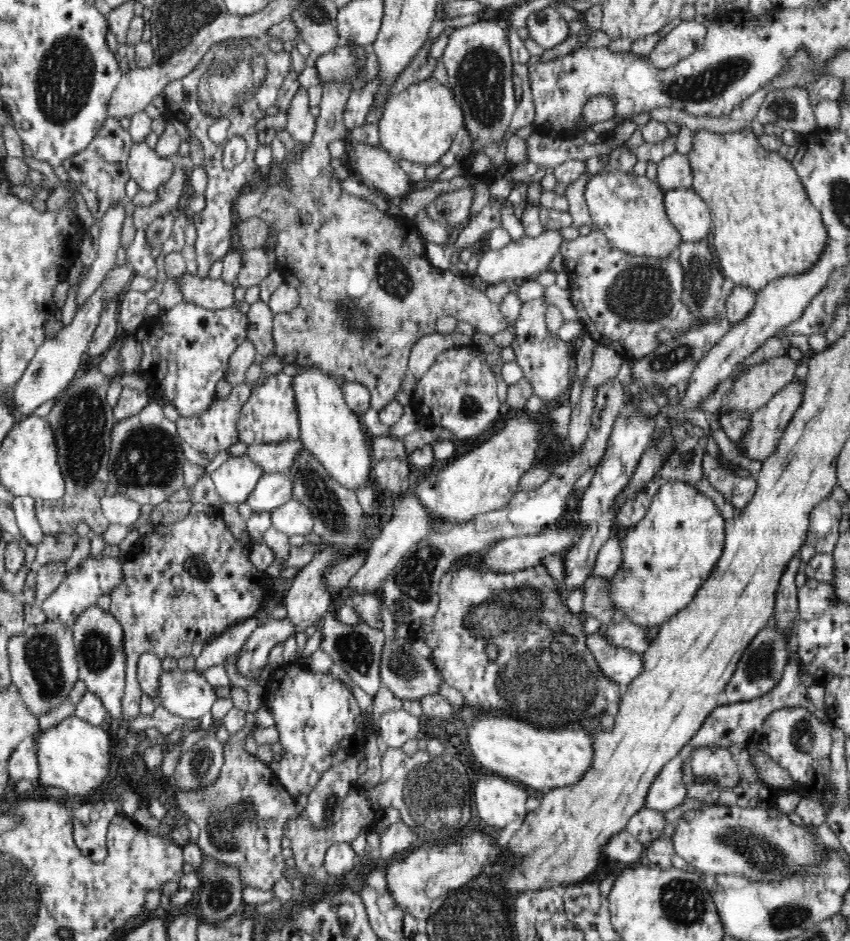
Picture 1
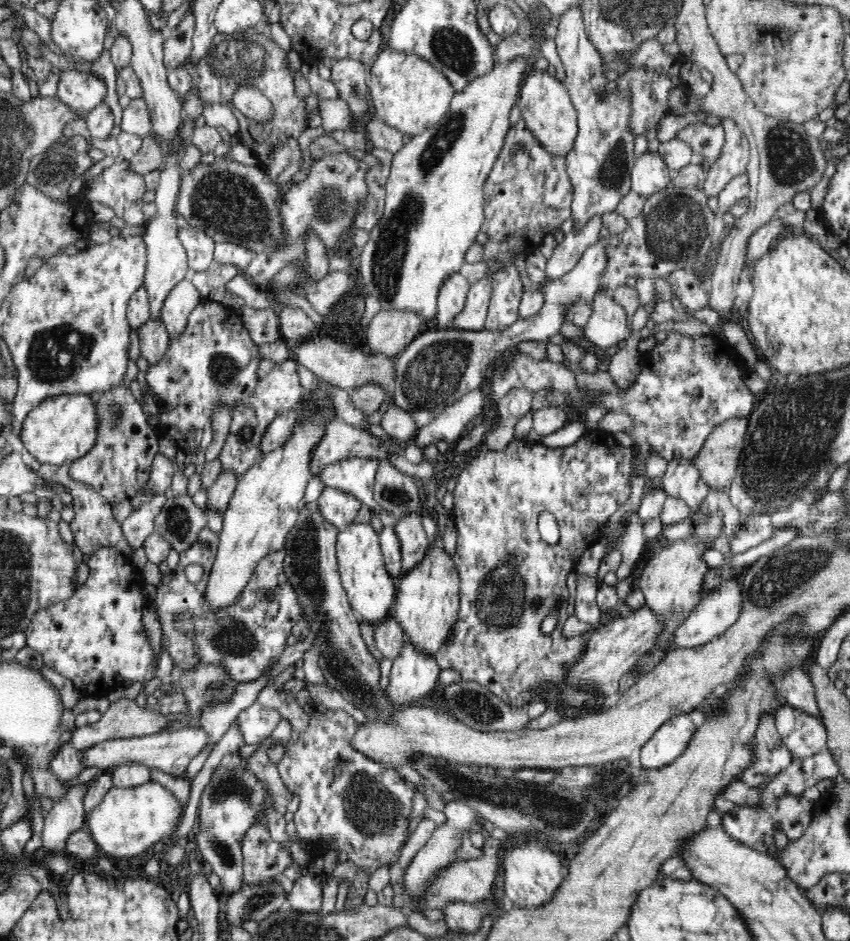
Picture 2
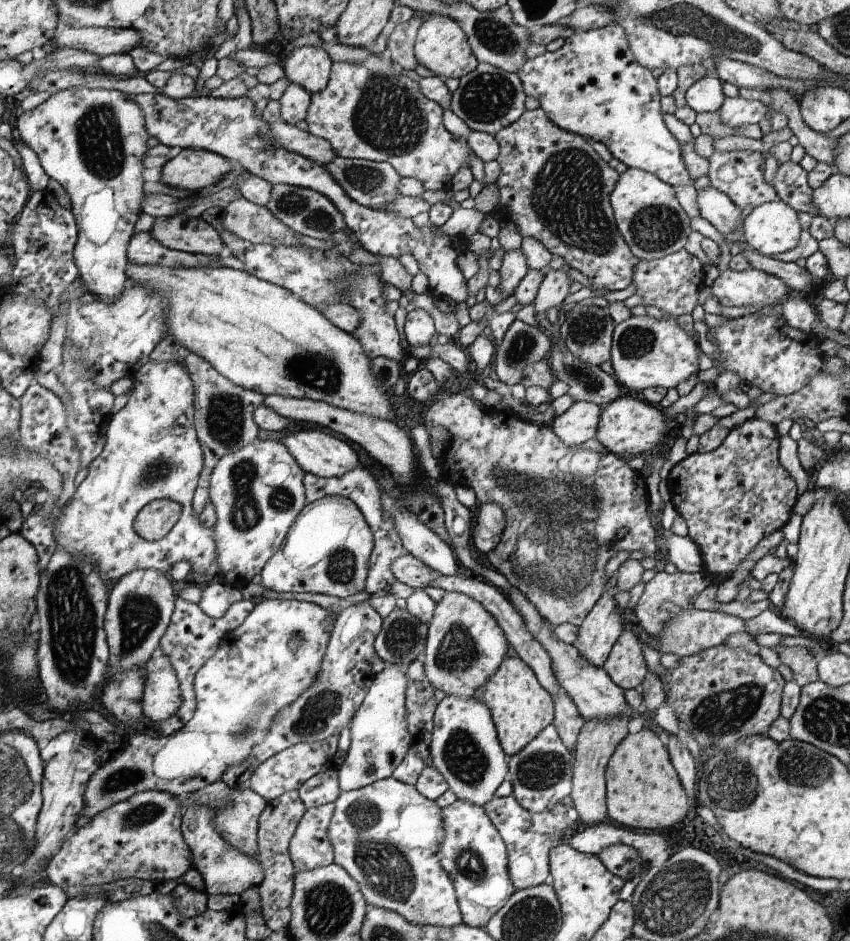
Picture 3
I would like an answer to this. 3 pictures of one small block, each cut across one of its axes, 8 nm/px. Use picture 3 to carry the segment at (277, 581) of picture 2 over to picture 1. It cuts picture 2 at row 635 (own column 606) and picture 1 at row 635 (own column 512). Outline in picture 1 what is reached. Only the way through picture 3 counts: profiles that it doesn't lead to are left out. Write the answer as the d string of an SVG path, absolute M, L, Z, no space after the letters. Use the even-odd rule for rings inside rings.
M194 503L182 522L168 526L156 524L154 536L144 542L142 552L132 554L124 561L122 582L111 592L109 612L119 620L123 630L123 649L126 653L125 692L121 700L122 715L117 738L124 741L127 729L140 713L140 696L143 690L138 682L138 660L144 652L155 654L160 660L172 656L196 658L207 643L216 640L224 632L230 632L238 623L254 617L265 604L265 589L271 577L258 570L250 561L250 546L241 544L234 533L226 527L220 508L210 508Z

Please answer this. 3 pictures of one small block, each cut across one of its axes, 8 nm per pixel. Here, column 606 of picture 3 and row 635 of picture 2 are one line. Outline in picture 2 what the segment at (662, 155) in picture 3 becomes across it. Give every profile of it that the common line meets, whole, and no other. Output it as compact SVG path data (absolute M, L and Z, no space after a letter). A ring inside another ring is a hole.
M112 547L99 548L90 555L88 568L74 594L32 616L24 631L27 645L42 655L44 665L72 680L82 695L89 696L102 688L110 688L114 682L133 680L146 683L154 678L157 662L142 623L142 610L146 606L143 587L141 574L133 566L130 556Z

